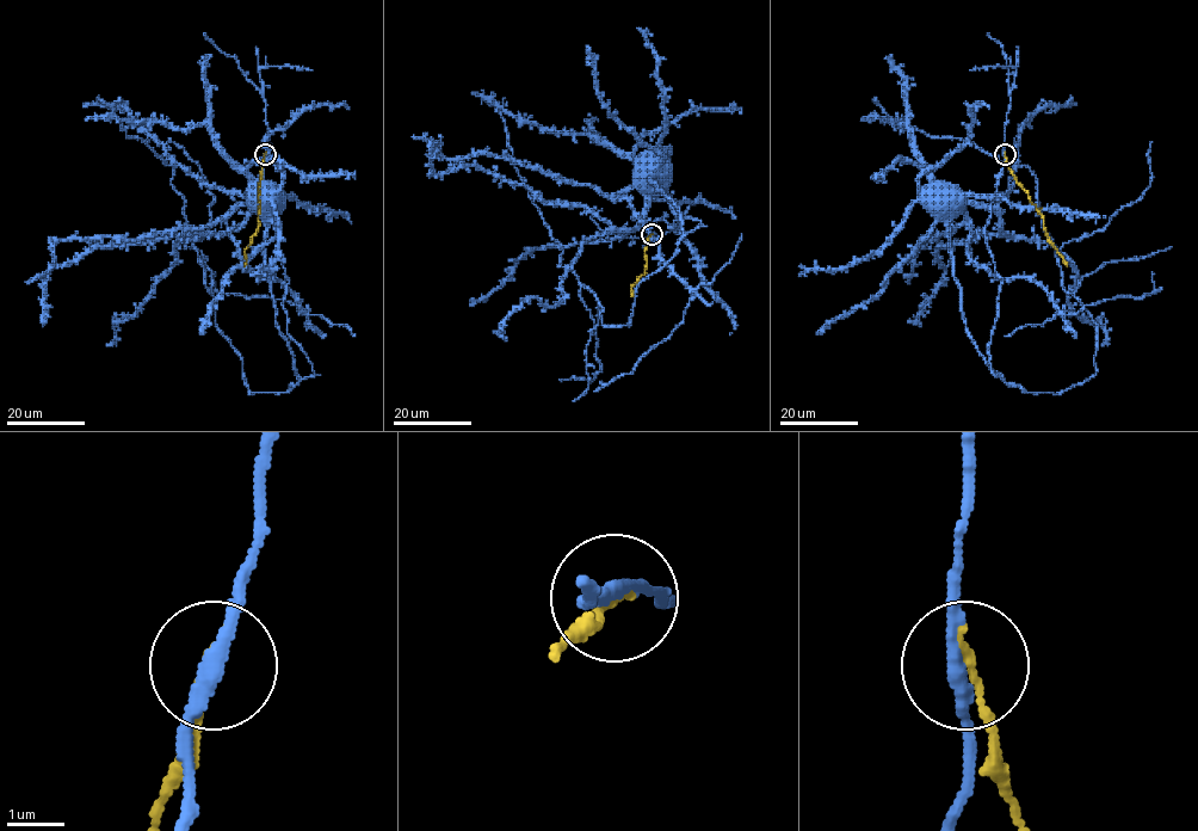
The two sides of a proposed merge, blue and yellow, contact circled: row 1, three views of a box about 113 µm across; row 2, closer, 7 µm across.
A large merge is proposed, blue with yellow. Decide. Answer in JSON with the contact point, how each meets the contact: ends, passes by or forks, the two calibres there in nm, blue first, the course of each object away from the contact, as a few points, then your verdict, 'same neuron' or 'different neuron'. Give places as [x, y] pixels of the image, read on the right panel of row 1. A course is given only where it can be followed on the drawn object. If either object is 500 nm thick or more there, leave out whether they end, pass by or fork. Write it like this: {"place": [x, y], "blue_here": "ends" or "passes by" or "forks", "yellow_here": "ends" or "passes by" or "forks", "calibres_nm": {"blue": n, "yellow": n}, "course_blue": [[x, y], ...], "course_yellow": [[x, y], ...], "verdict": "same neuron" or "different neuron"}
{"place": [1005, 154], "blue_here": "passes by", "yellow_here": "ends", "calibres_nm": {"blue": 280, "yellow": 180}, "course_blue": [[1004, 154], [985, 228], [1002, 279], [988, 348], [1004, 379], [967, 328], [949, 226], [930, 191]], "course_yellow": [[1004, 154], [1010, 172], [1042, 215], [1050, 242], [1067, 266]], "verdict": "different neuron"}

